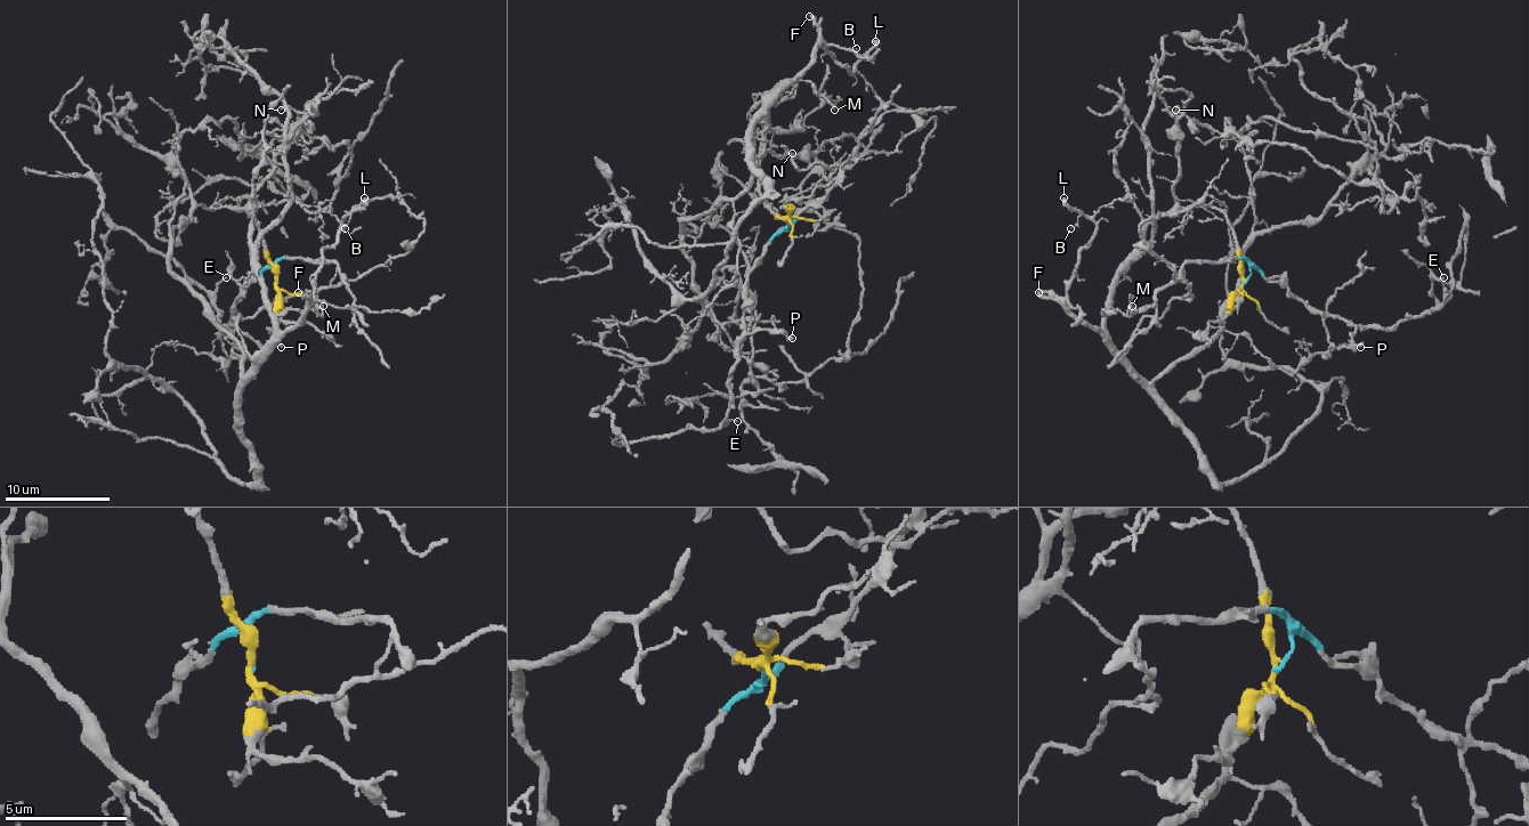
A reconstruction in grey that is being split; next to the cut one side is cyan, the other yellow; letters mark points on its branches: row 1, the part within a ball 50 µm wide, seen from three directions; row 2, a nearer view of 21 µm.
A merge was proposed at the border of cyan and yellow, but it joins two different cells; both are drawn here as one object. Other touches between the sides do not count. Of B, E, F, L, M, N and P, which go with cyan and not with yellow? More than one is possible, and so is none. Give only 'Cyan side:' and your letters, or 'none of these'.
Cyan side: E, P

